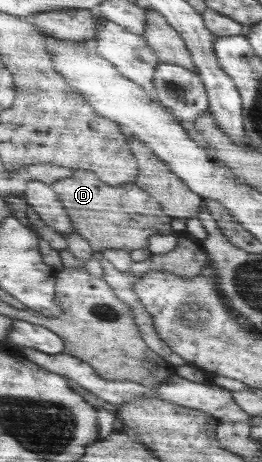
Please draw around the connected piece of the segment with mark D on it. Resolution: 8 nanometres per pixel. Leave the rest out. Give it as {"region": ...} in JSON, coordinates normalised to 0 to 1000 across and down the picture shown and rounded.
{"region":[[[294,364],[275,383],[229,387],[187,405],[206,409],[214,424],[237,435],[286,504],[328,517],[359,548],[412,539],[458,539],[500,548],[508,541],[565,537],[573,515],[595,506],[668,504],[653,491],[664,474],[542,407],[496,398],[435,405],[427,398],[393,396],[351,368]]]}

